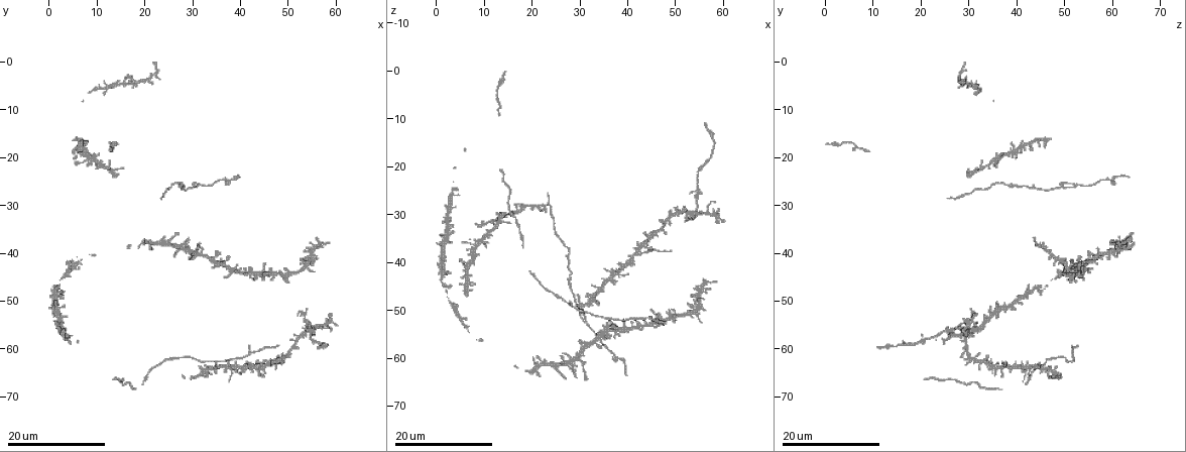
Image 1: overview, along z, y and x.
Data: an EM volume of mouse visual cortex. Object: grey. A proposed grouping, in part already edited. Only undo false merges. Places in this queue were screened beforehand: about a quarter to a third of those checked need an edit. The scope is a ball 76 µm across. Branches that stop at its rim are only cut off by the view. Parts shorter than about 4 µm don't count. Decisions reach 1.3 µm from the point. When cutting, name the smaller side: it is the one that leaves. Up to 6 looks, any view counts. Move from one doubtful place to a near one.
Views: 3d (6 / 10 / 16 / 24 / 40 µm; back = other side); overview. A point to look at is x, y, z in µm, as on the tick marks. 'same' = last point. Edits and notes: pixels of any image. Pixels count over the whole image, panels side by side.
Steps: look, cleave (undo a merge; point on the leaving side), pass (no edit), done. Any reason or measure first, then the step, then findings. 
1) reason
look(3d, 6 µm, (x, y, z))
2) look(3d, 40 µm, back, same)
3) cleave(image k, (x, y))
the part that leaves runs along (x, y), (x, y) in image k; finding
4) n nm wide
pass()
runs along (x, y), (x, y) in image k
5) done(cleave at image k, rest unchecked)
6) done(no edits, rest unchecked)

calibre changes
look(3d, 24 µm, (37.5, 25.0, 59.5))

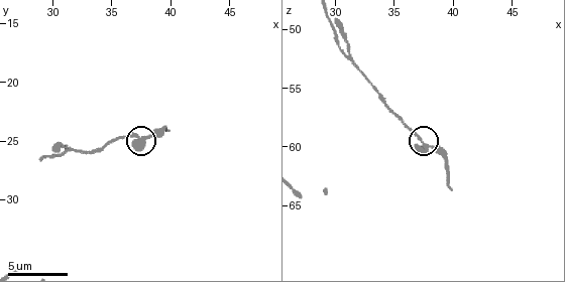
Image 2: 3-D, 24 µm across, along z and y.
look(3d, 10 µm, (37.2, 24.6, 59.6))

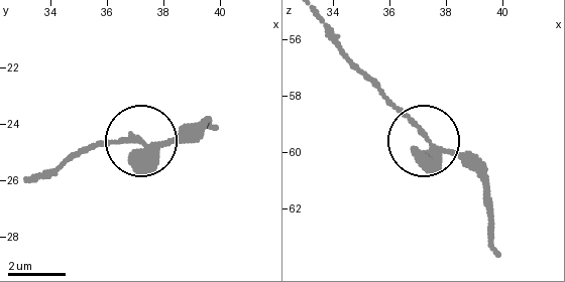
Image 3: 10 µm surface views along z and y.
look(3d, 10 µm, back, (37.3, 24.7, 59.5))

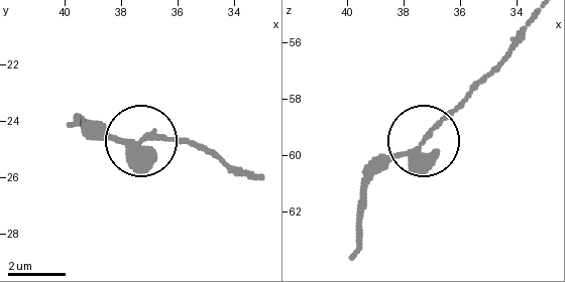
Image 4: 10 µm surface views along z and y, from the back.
250 nm wide
pass()
all the same neuron

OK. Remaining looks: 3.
look(3d, 16 µm, (50.0, 46.0, 52.0))

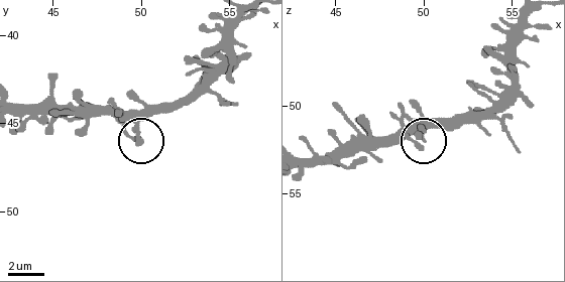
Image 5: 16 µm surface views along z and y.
closer look
look(3d, 6 µm, same)

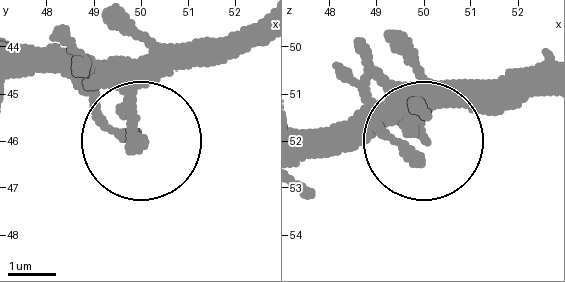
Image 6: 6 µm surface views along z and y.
side arm 15 µm
pass()
runs along (16, 54), (65, 66), (121, 130), (205, 46) in image 6; one neuron here

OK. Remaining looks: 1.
done(no edits, rest unchecked)

